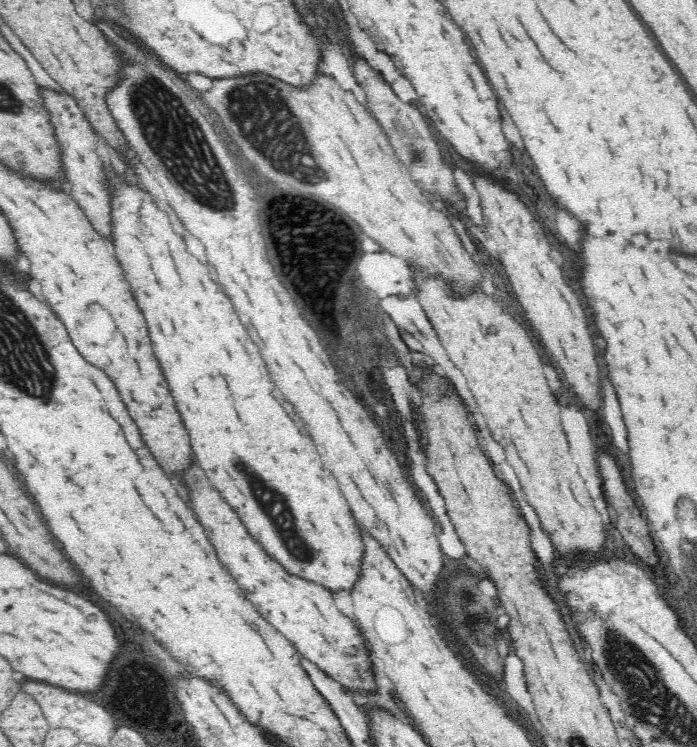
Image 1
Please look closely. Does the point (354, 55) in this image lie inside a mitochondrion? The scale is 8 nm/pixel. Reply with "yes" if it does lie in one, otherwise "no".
no

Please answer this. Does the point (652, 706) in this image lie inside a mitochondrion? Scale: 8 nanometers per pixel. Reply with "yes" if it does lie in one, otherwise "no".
yes

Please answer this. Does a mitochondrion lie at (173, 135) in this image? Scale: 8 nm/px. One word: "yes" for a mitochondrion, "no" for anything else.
yes

